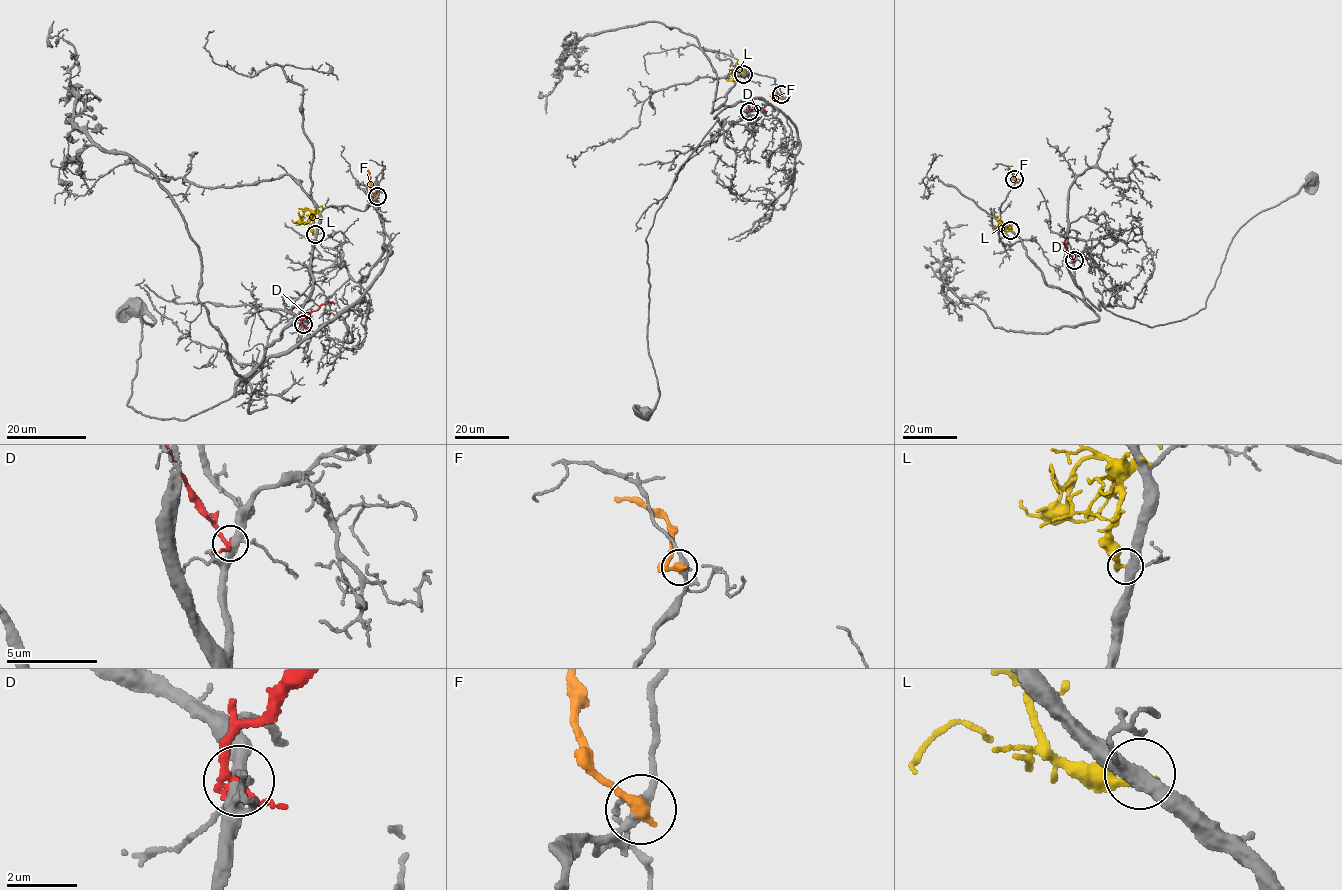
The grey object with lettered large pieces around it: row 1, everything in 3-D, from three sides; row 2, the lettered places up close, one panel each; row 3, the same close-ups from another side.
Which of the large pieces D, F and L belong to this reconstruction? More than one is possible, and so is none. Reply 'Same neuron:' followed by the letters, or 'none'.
Same neuron: none

